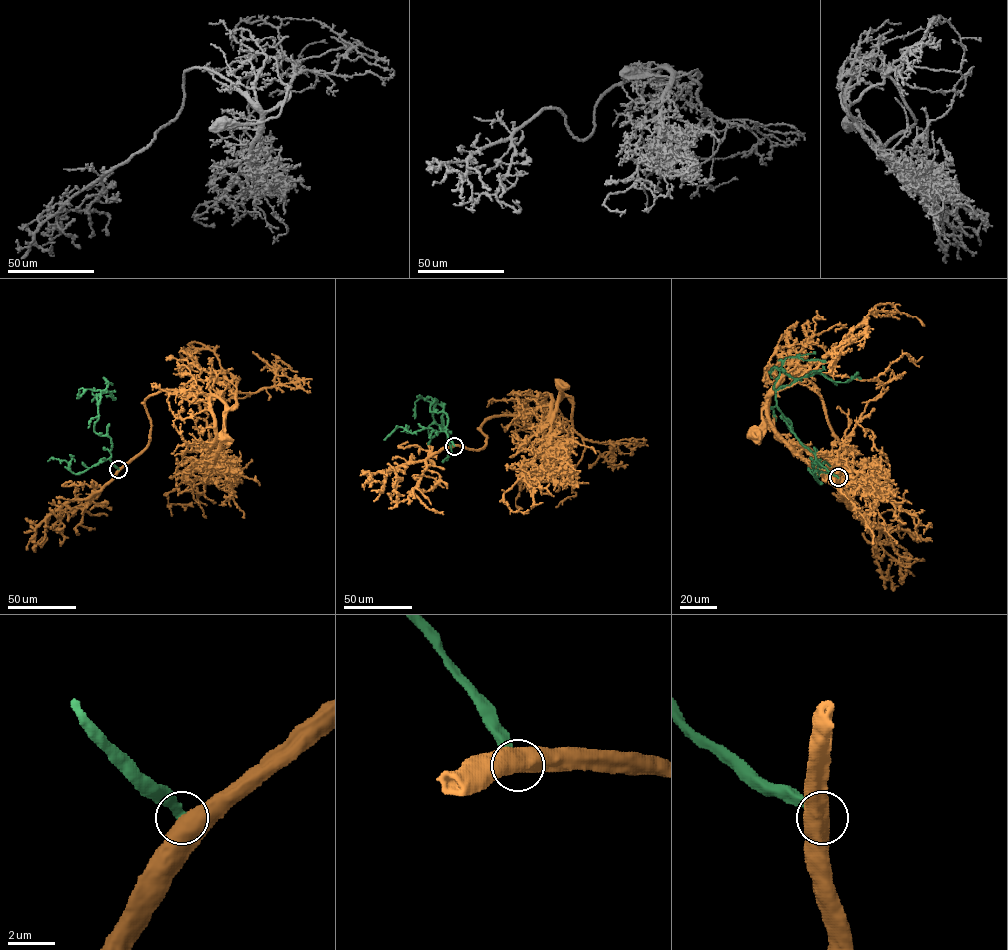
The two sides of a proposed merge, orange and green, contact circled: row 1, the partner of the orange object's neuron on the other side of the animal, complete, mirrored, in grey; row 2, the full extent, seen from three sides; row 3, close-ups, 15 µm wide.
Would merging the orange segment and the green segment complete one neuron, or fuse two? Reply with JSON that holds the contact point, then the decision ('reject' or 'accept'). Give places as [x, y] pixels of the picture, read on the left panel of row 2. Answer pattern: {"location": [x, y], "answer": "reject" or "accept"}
{"location": [118, 469], "answer": "reject"}

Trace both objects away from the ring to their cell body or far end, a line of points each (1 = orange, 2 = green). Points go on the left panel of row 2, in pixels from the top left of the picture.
1: (118, 469), (147, 446), (151, 425), (144, 401), (162, 390), (216, 395), (224, 404), (224, 438)
2: (118, 469), (110, 458), (111, 439), (94, 430), (98, 417), (97, 397), (106, 391), (115, 399), (107, 397)

